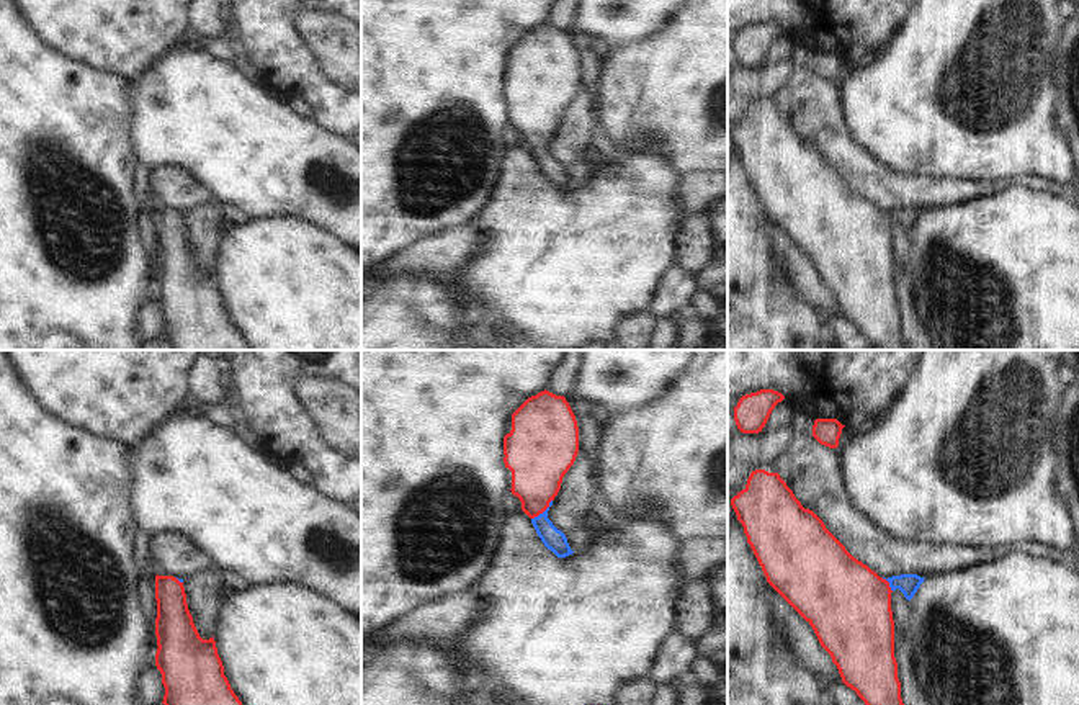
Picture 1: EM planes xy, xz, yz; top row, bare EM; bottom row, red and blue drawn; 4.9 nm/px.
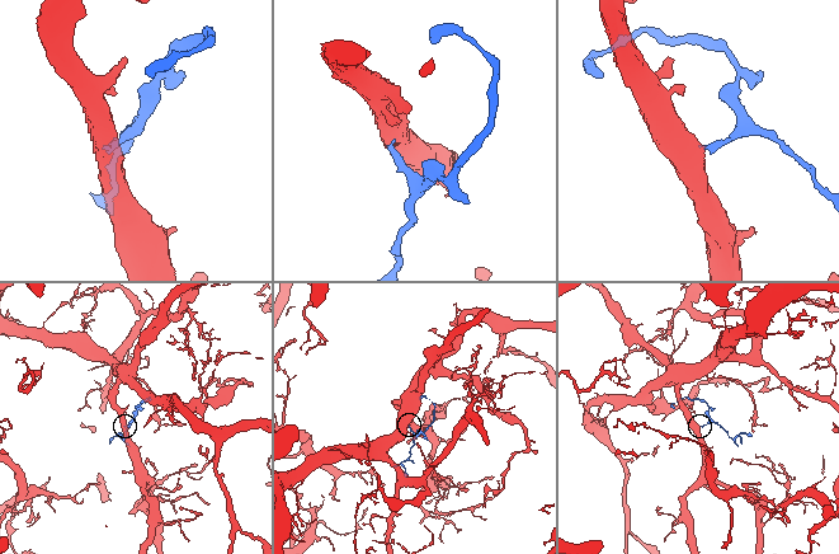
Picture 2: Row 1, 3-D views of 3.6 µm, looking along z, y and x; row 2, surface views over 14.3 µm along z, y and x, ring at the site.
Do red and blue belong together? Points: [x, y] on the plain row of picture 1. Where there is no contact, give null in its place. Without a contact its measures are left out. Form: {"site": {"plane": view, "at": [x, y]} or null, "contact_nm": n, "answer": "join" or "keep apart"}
{"site": {"plane": "xz", "at": [543, 144]}, "contact_nm": 140, "answer": "join"}

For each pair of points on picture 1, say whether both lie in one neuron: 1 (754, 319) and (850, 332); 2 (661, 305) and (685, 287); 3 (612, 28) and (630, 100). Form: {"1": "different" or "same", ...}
{"1": "different", "2": "same", "3": "different"}

